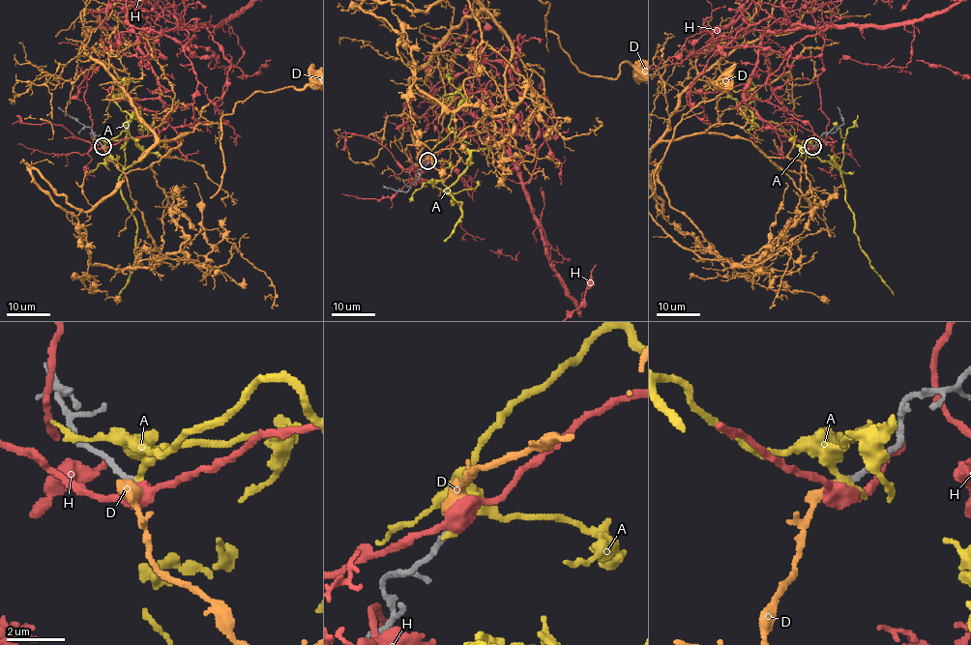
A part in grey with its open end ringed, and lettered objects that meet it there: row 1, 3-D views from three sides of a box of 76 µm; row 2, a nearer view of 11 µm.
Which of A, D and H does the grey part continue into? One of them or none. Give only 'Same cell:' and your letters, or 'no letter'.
Same cell: D

